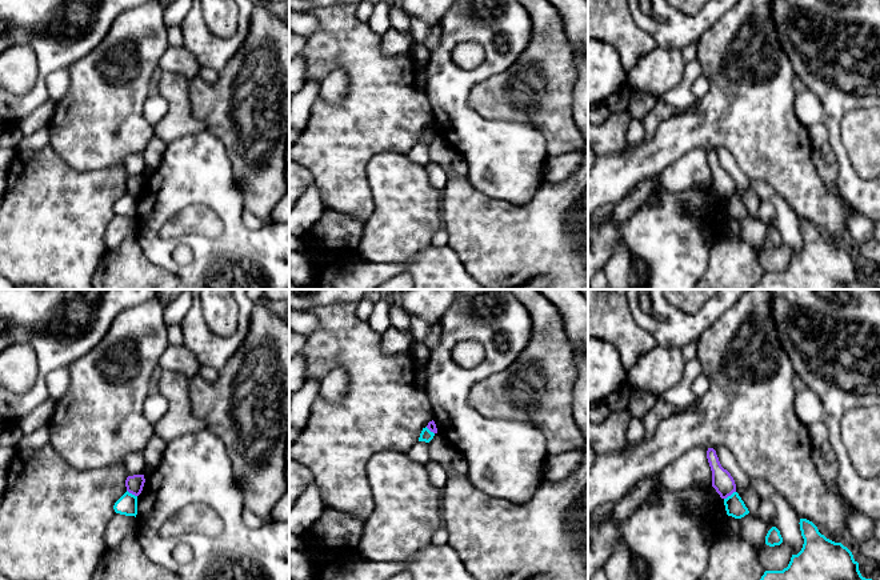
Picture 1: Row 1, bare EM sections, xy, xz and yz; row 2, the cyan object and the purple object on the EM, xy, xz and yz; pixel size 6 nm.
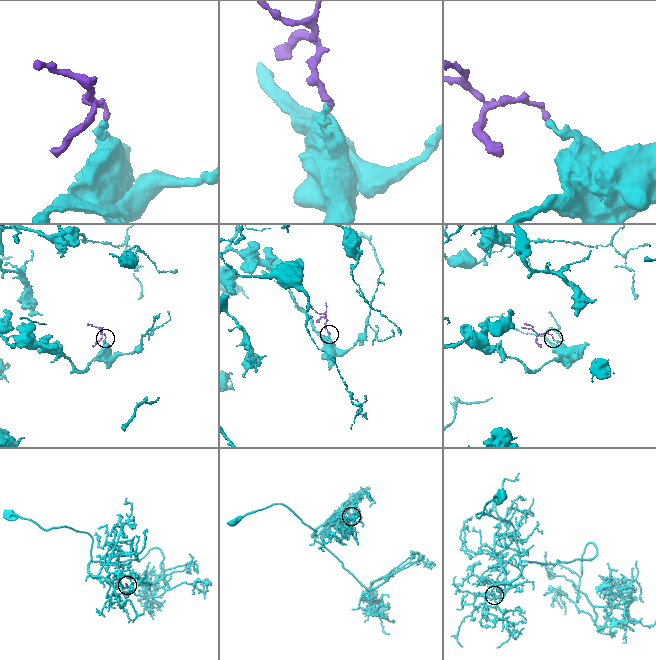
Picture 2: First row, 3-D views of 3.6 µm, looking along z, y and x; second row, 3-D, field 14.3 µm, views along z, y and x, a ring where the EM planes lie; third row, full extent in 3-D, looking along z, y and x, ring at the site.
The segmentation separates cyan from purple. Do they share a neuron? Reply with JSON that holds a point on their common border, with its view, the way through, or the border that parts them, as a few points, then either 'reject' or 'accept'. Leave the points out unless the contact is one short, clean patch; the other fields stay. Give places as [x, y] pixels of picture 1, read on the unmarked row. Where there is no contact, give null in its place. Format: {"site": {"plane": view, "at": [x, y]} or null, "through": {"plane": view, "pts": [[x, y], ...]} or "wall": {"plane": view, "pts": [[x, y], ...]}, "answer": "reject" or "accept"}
{"site": {"plane": "yz", "at": [731, 196]}, "wall": {"plane": "yz", "pts": [[735, 192], [724, 200]]}, "answer": "reject"}

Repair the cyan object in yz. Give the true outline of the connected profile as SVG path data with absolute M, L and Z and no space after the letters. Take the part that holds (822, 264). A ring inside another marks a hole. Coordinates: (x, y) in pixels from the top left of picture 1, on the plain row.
M800 220L801 252L792 256L783 272L765 272L753 289L880 289L859 272L859 264L841 244L821 236L817 228Z

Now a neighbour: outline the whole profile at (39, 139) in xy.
M48 127L39 128L29 136L24 136L17 145L17 151L40 151L49 144Z

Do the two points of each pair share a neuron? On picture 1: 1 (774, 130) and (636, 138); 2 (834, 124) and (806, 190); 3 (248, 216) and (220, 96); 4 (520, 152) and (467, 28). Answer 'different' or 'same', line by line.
1: different
2: different
3: different
4: same

